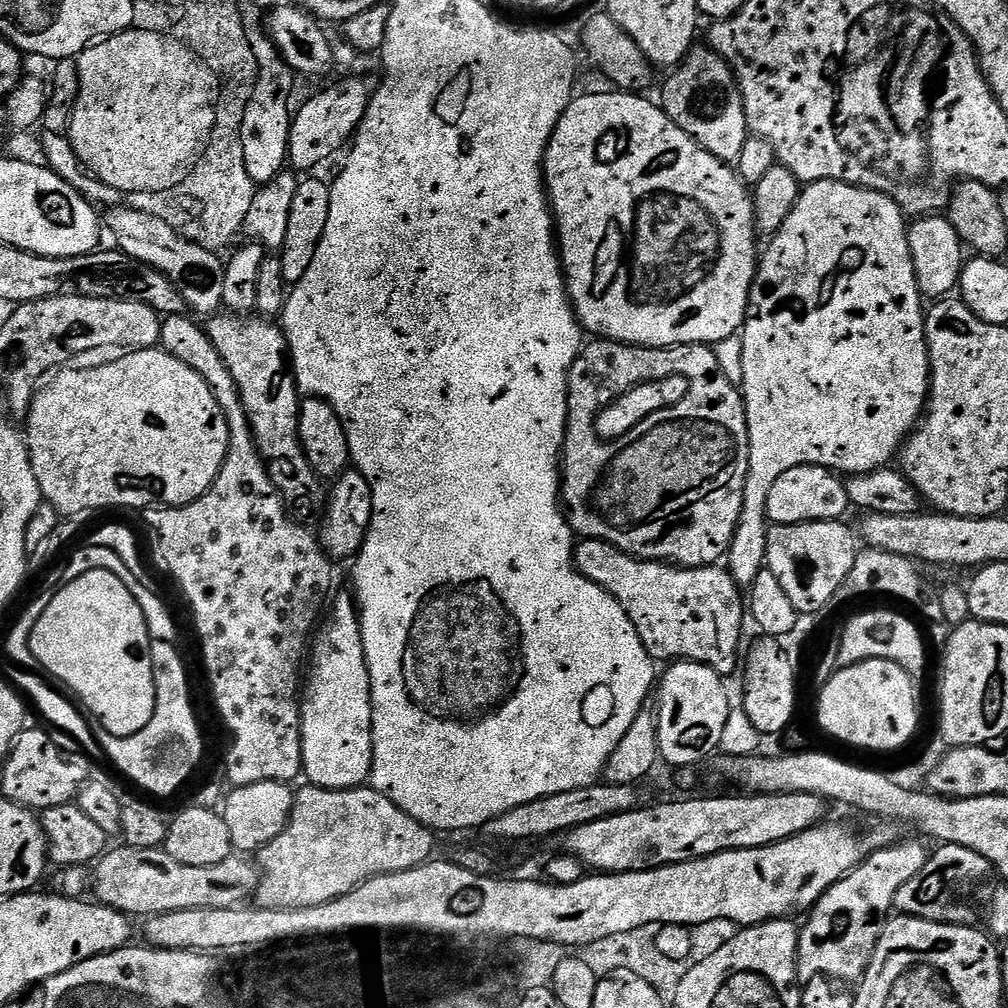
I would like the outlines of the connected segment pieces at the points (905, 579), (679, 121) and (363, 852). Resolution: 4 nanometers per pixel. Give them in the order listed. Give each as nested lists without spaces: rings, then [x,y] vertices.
[[[861,547],[854,558],[854,566],[850,566],[850,574],[846,574],[842,586],[838,586],[835,603],[844,604],[847,600],[858,599],[859,596],[893,596],[904,604],[913,604],[914,607],[921,608],[934,623],[940,624],[946,620],[946,610],[940,605],[939,595],[935,591],[928,592],[919,570],[921,571],[917,561],[908,560],[902,554],[890,554],[888,550]]]
[[[696,46],[669,76],[672,77],[664,84],[662,99],[665,114],[707,152],[714,154],[714,158],[723,164],[735,165],[750,133],[744,113],[744,98],[736,85],[732,67],[711,48]]]
[[[304,786],[301,792],[297,791],[295,793],[292,802],[292,813],[288,819],[288,825],[282,830],[282,834],[278,834],[278,838],[274,838],[274,842],[270,842],[265,848],[260,849],[258,853],[258,883],[254,893],[255,903],[261,908],[322,906],[326,902],[337,900],[346,894],[350,894],[350,890],[354,890],[359,884],[371,878],[371,876],[385,876],[386,874],[394,874],[395,872],[405,872],[411,868],[418,867],[420,864],[427,864],[429,860],[433,859],[434,853],[438,848],[438,841],[436,842],[435,838],[437,839],[433,829],[428,828],[414,818],[410,818],[410,814],[406,814],[397,804],[390,802],[390,798],[386,798],[381,792],[376,791],[371,786],[361,786],[359,788],[318,788],[315,786]]]

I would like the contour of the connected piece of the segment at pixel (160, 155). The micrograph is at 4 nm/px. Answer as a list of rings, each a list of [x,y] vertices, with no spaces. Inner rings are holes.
[[[131,27],[127,32],[118,32],[115,36],[101,39],[99,42],[88,45],[76,60],[80,89],[78,102],[74,106],[72,122],[68,125],[67,135],[72,141],[72,148],[76,152],[81,164],[96,179],[101,180],[106,186],[118,190],[122,194],[133,192],[161,192],[178,186],[194,170],[200,161],[200,155],[206,150],[208,139],[212,137],[214,122],[216,121],[216,105],[222,95],[222,84],[215,72],[181,40],[171,34],[162,32],[147,32],[141,28]]]

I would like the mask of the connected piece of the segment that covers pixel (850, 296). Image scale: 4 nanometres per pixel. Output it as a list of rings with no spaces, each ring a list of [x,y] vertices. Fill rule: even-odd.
[[[823,180],[817,184],[809,184],[803,189],[794,206],[790,210],[790,218],[771,237],[768,249],[763,249],[758,260],[756,277],[748,299],[748,317],[744,319],[742,335],[742,365],[745,375],[742,385],[744,409],[748,419],[748,437],[750,438],[750,462],[748,477],[744,487],[744,514],[728,548],[726,567],[736,583],[751,586],[754,578],[758,578],[761,568],[765,567],[768,558],[768,529],[770,521],[766,510],[766,498],[770,494],[770,486],[786,474],[786,470],[797,468],[803,464],[817,464],[820,468],[831,468],[837,474],[857,476],[863,472],[874,472],[879,468],[891,465],[897,459],[905,440],[912,435],[919,425],[920,417],[926,411],[928,390],[932,371],[928,365],[928,343],[924,333],[925,305],[918,290],[918,278],[914,274],[914,262],[910,258],[910,242],[908,241],[909,225],[906,214],[889,196],[862,188],[855,184],[843,184],[833,180]]]

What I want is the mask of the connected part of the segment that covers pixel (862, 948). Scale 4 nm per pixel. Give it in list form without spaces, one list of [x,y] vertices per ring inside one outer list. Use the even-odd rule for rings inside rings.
[[[916,840],[905,844],[892,842],[869,852],[863,864],[830,886],[822,899],[812,905],[807,913],[808,921],[799,929],[798,972],[801,977],[831,976],[837,982],[864,979],[880,930],[893,911],[898,890],[902,890],[928,861],[929,849],[924,849],[919,844],[921,841]]]

